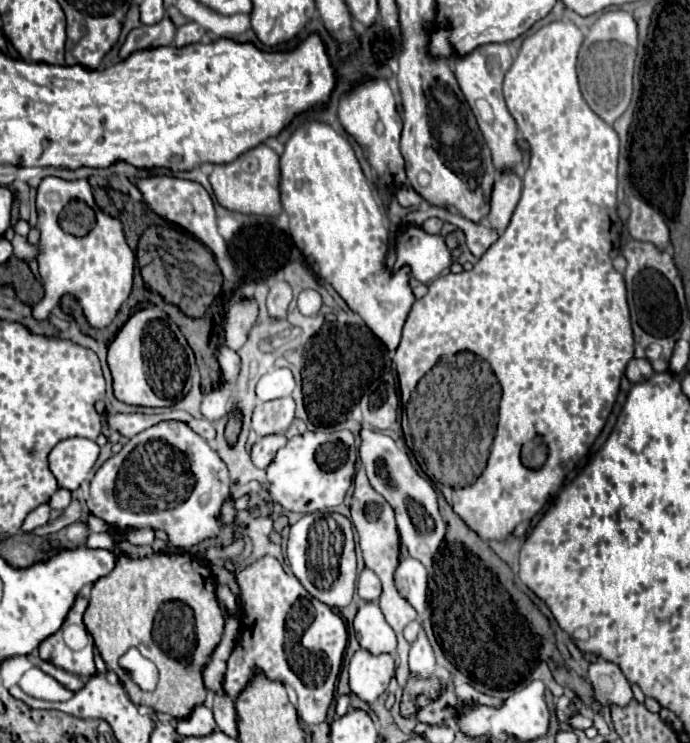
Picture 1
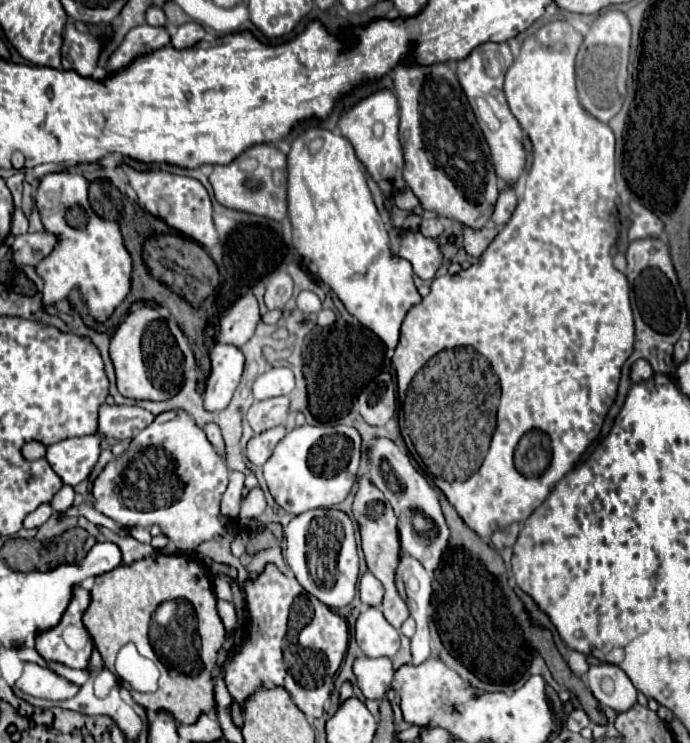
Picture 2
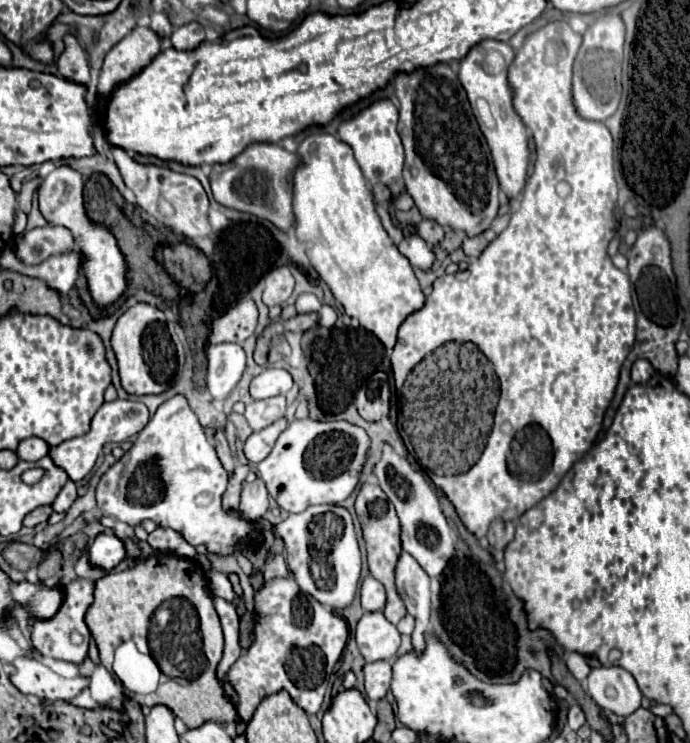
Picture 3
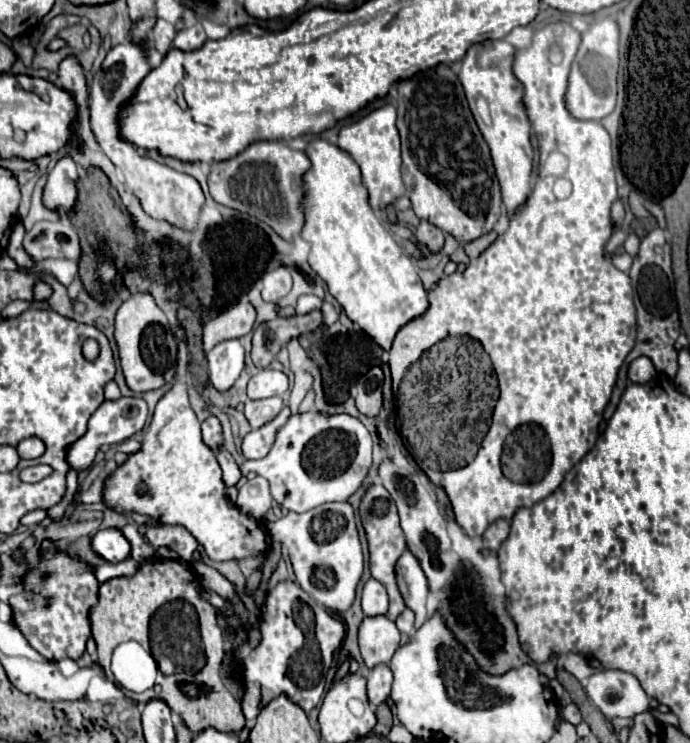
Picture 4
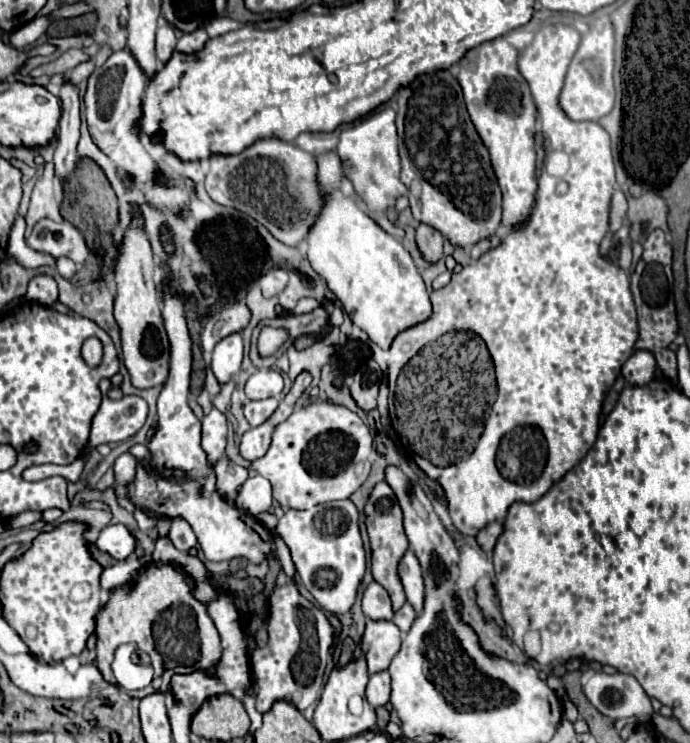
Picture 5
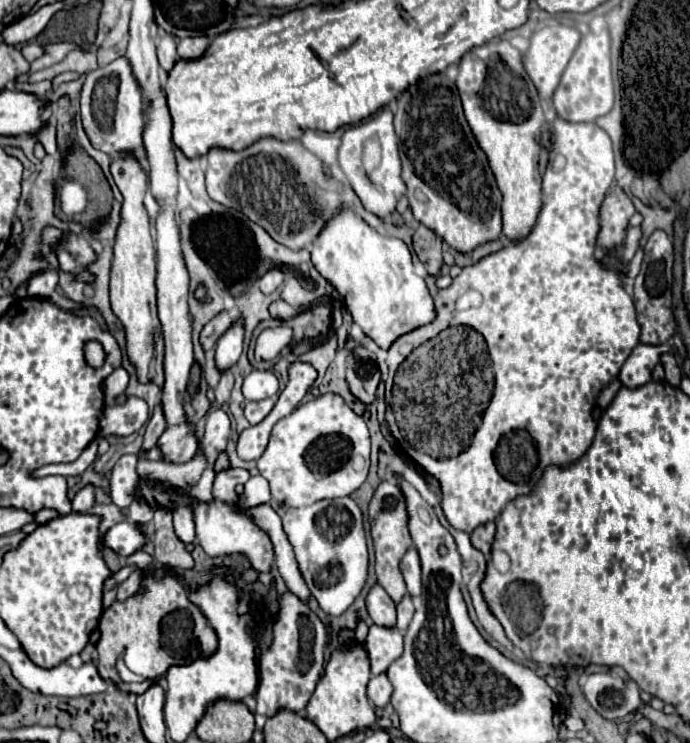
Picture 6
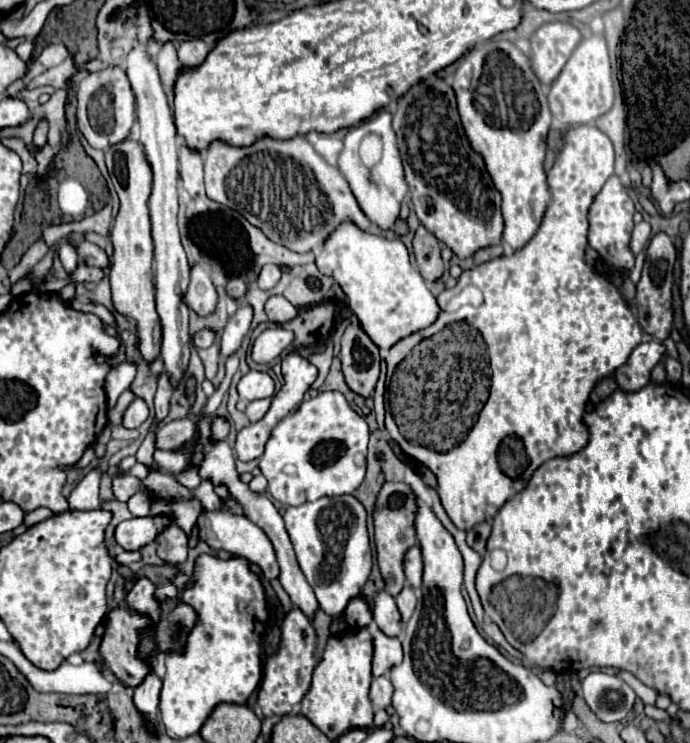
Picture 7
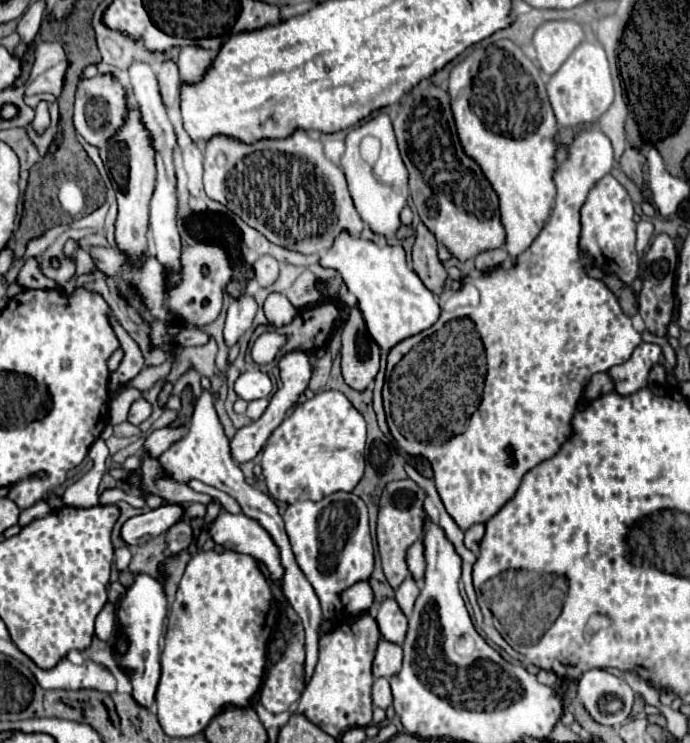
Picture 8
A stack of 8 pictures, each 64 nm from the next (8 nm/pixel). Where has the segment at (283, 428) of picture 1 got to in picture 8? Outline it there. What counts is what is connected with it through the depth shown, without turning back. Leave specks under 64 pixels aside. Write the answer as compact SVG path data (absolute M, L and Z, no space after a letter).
M260 398L260 400L252 400L252 402L248 402L248 410L246 410L246 416L250 418L250 420L258 420L262 414L264 414L264 410L268 408L268 398Z

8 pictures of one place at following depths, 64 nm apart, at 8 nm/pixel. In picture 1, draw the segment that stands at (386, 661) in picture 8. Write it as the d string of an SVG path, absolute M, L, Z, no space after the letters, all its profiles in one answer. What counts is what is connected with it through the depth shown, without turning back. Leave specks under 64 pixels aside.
M360 602L356 618L354 618L356 640L362 648L372 654L394 654L396 650L396 634L388 626L380 606L376 602Z

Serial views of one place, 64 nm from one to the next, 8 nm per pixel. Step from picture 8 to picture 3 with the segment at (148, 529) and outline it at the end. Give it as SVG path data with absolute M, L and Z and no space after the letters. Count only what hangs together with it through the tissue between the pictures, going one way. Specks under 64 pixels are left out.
M98 534L90 546L88 556L90 566L112 570L126 558L126 550L122 540L118 540L114 534Z

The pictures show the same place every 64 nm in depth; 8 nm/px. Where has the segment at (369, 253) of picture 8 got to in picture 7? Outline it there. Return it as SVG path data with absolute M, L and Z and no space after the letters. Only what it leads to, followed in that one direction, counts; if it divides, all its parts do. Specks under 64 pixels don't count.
M352 222L338 224L316 250L316 266L322 274L332 276L348 298L348 306L358 318L372 342L390 350L400 338L430 326L438 318L438 304L424 278L412 268L408 248L402 240L388 240L356 228Z

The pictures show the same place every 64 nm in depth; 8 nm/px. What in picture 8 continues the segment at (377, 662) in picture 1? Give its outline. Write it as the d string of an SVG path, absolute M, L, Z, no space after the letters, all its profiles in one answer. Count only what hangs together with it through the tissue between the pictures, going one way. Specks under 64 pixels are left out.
M376 678L372 686L372 700L378 708L386 710L392 704L392 692L390 692L390 682L388 678Z

